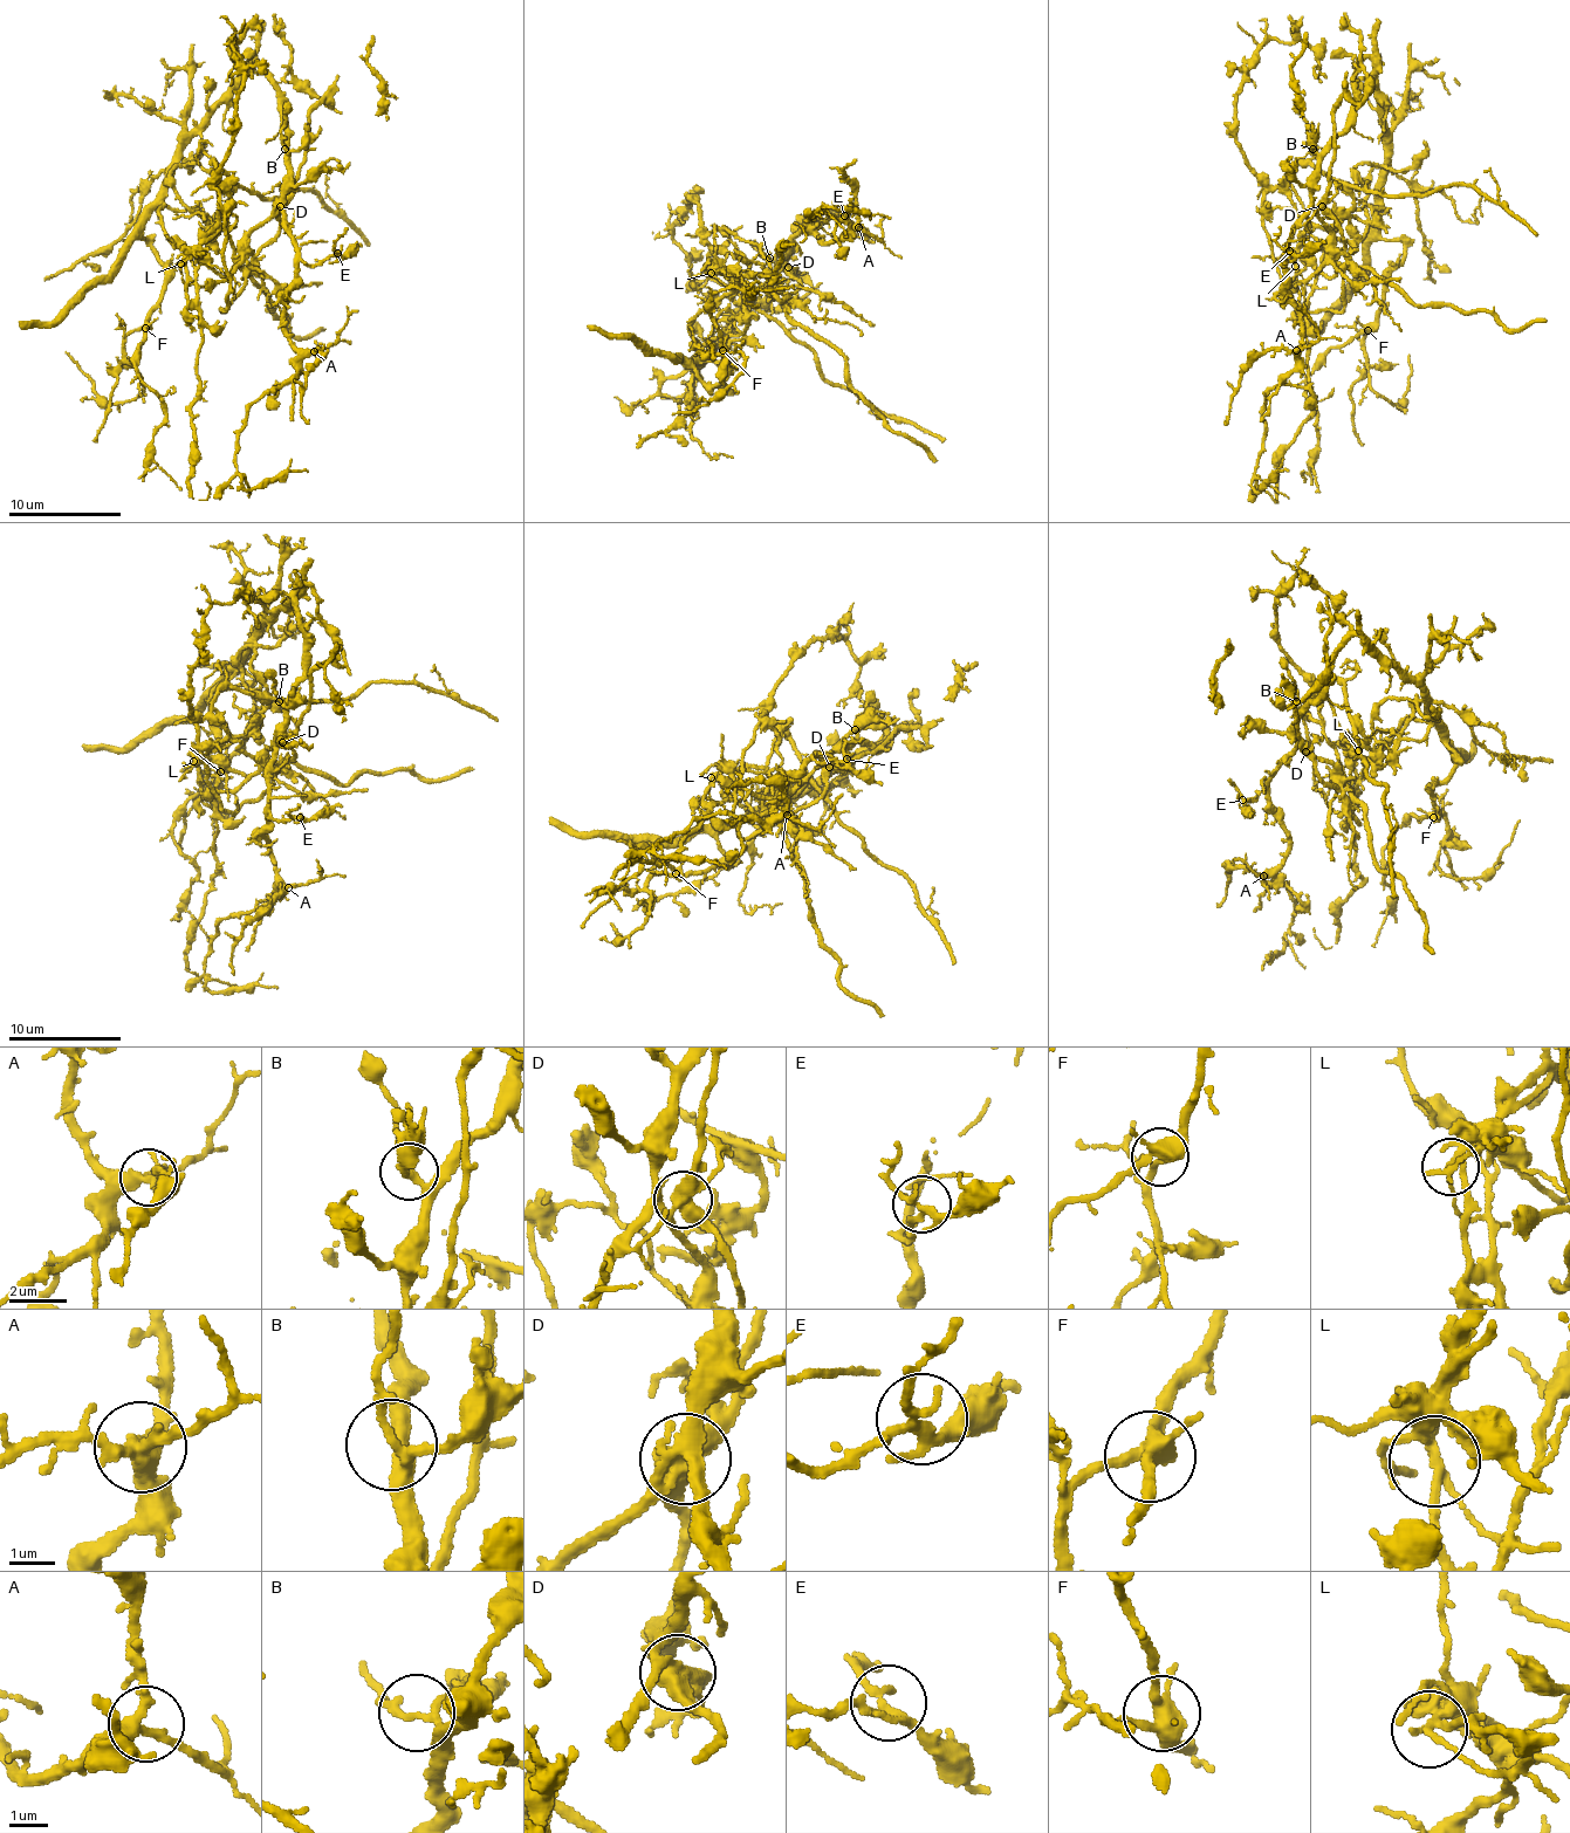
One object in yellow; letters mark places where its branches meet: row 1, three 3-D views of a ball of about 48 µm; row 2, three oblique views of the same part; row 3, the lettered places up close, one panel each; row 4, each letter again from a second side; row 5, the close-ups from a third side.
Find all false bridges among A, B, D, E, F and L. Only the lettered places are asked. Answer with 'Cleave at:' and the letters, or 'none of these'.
Cleave at: D, L

